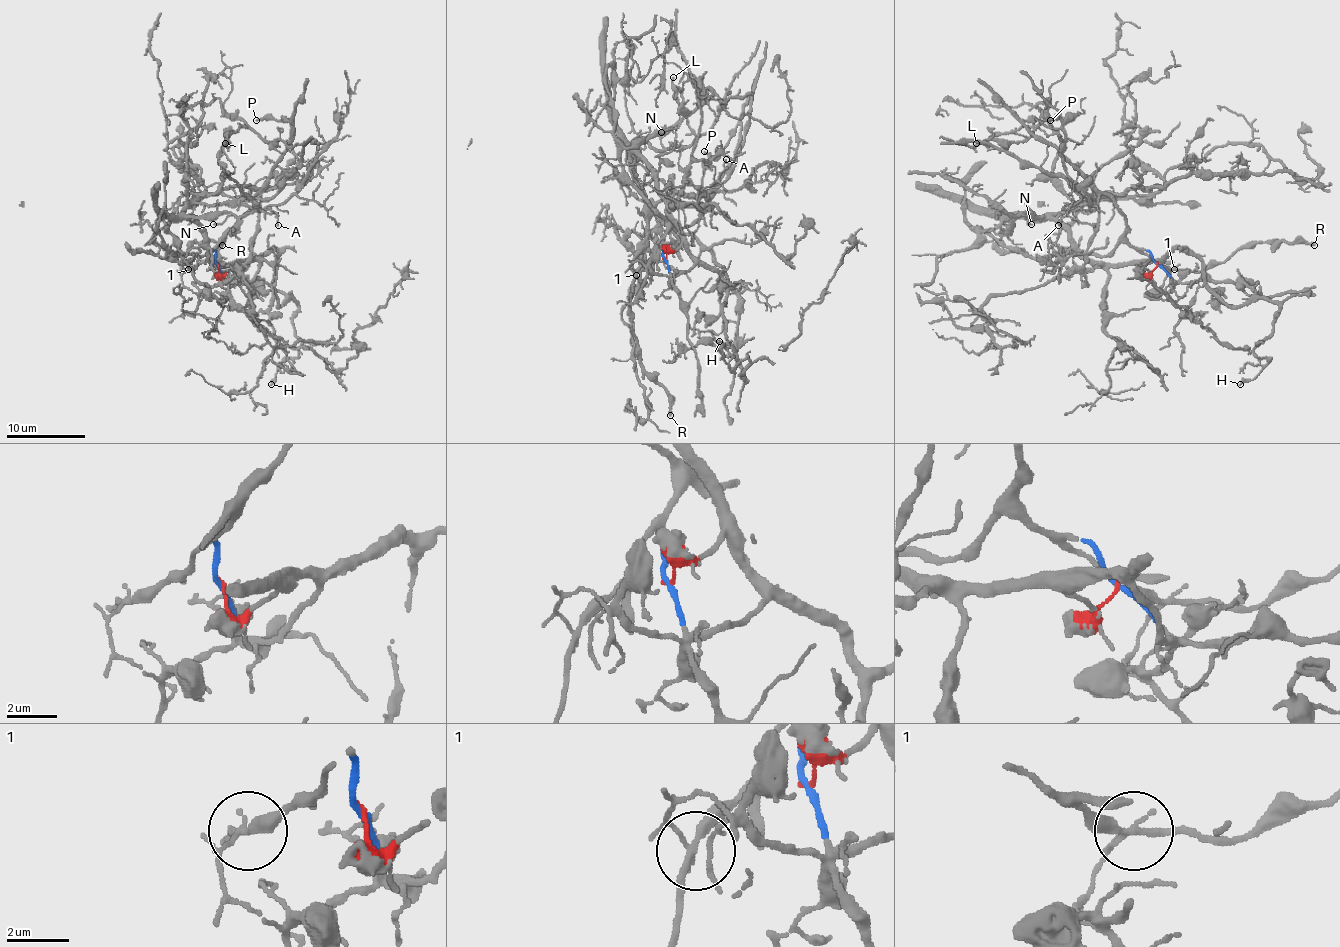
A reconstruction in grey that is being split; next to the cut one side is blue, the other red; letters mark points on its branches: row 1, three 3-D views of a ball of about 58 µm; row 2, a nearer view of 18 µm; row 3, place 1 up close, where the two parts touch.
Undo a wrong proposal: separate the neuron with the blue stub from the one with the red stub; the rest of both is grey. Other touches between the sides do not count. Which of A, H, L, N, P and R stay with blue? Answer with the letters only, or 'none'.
P, R

